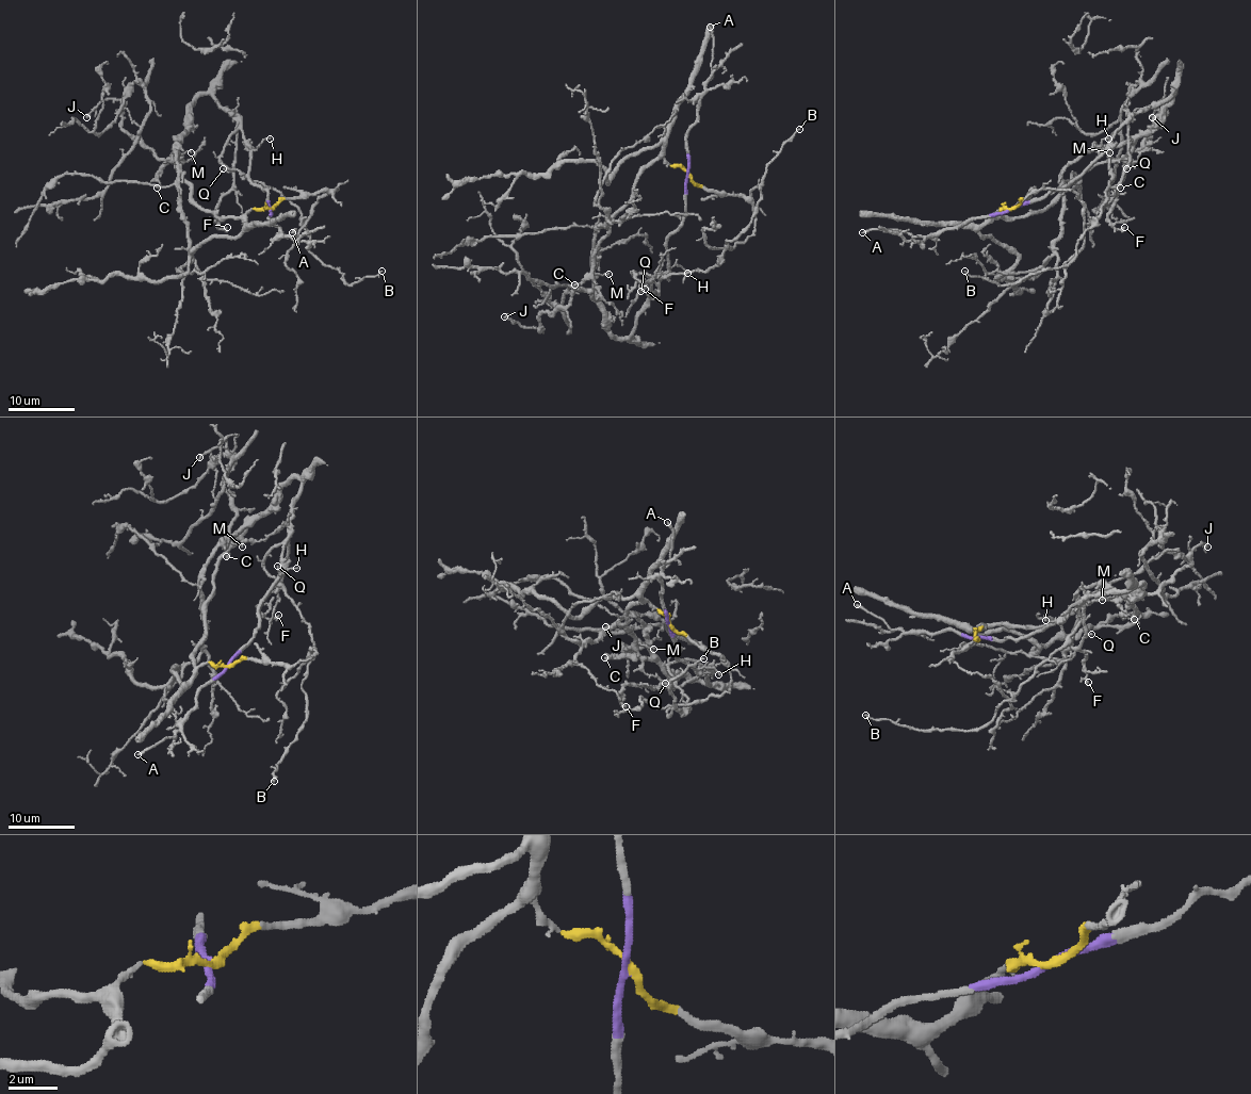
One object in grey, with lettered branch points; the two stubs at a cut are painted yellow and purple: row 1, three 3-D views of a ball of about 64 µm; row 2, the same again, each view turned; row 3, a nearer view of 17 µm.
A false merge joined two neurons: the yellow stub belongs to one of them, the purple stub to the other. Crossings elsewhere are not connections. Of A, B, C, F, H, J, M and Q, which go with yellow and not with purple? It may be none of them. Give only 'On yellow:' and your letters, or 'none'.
On yellow: J, M

